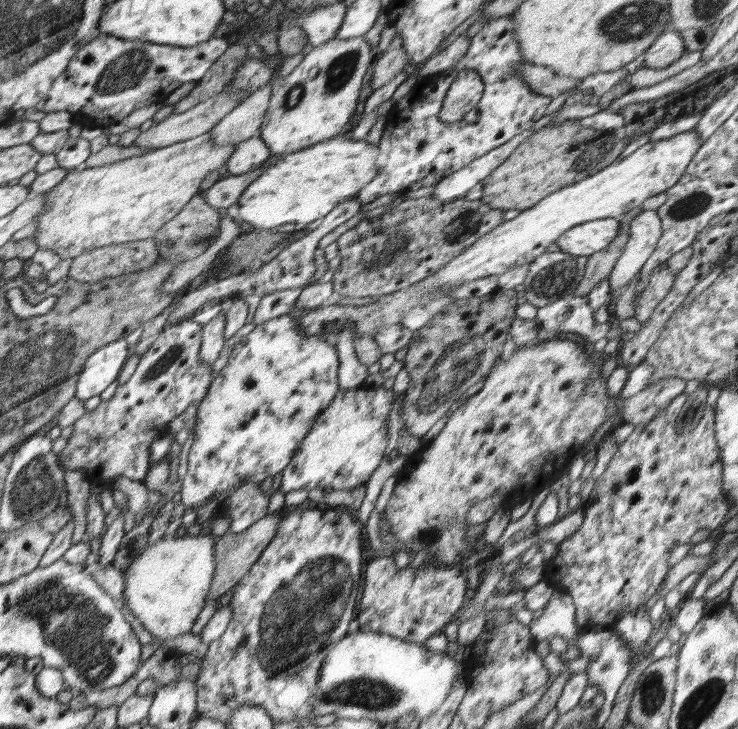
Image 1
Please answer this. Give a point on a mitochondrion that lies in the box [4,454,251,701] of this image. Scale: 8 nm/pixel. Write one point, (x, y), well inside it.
(77, 628)

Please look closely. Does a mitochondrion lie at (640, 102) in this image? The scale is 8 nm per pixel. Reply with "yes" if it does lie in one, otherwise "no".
no

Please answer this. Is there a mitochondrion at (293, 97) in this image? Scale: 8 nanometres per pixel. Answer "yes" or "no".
yes

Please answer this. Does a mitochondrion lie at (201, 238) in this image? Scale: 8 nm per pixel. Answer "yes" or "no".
yes

